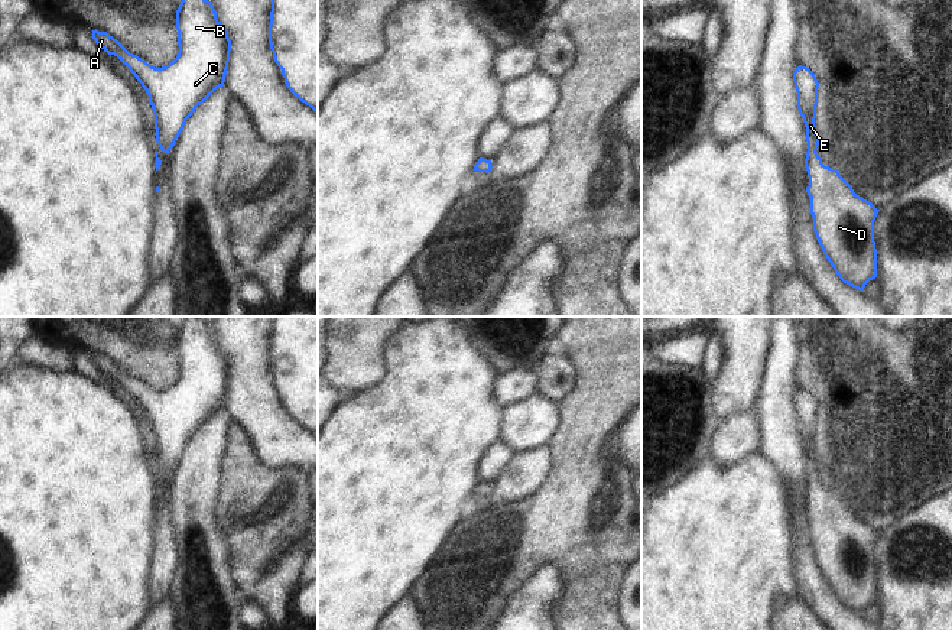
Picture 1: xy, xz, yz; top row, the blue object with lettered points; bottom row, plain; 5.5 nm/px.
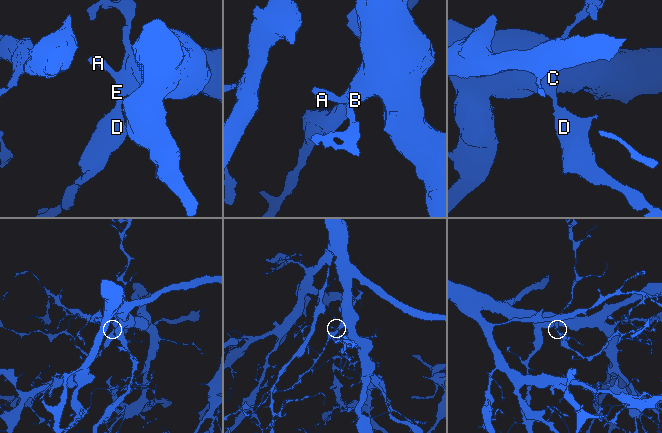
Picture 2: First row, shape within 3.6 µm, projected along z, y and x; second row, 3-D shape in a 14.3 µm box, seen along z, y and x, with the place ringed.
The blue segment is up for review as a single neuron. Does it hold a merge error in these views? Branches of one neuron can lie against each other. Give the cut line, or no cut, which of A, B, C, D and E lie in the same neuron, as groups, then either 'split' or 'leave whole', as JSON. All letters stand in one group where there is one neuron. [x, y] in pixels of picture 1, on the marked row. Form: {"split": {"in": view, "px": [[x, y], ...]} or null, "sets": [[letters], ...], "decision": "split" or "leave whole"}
{"split": null, "sets": [["A", "B", "C", "D", "E"]], "decision": "leave whole"}

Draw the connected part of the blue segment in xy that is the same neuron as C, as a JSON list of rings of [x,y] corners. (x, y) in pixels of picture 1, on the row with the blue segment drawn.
[[[182,0],[176,30],[178,56],[162,68],[130,53],[107,32],[92,30],[95,43],[117,56],[146,90],[155,114],[156,142],[166,153],[196,107],[224,87],[231,52],[228,30],[208,0]]]

